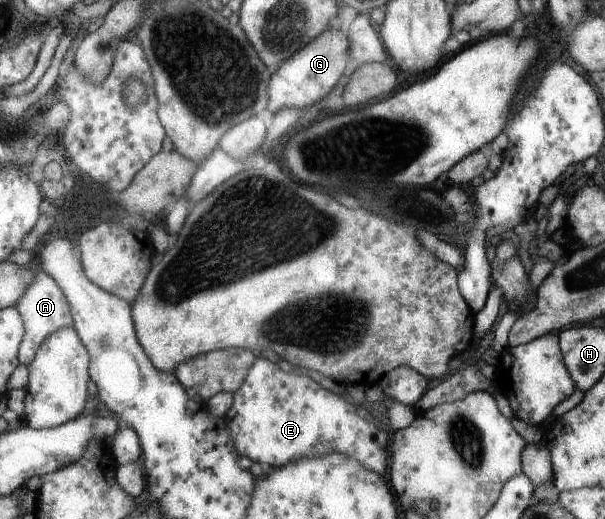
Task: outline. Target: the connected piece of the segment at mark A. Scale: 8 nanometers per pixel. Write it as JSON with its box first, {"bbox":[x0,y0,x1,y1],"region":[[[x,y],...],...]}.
{"bbox":[17,260,74,367],"region":[[[35,260],[33,264],[36,273],[33,283],[27,288],[25,295],[18,301],[17,309],[24,317],[26,325],[26,334],[20,347],[20,363],[29,367],[36,359],[39,348],[44,341],[61,328],[74,327],[74,317],[72,314],[72,305],[69,303],[67,295],[60,285],[57,285],[53,276],[42,269],[42,262]]]}

